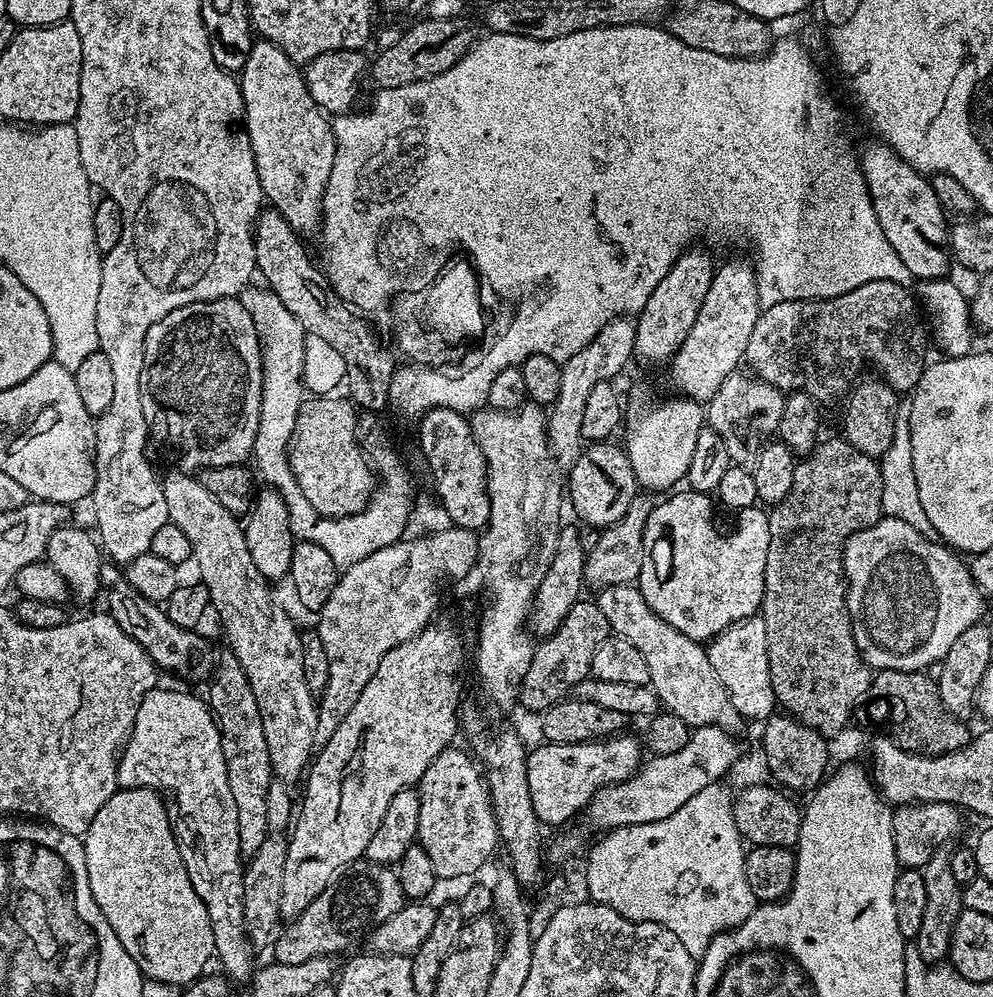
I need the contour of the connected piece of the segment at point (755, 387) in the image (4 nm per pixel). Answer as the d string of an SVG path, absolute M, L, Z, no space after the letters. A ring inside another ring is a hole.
M744 370L731 372L722 386L718 386L718 394L714 394L714 398L706 404L706 424L722 436L722 442L726 442L732 463L745 466L756 463L756 455L771 437L768 435L771 432L773 435L780 427L784 397L785 393L780 389L764 380L757 380Z

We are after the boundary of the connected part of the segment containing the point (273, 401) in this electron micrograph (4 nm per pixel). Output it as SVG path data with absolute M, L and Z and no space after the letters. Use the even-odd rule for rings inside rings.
M249 286L245 288L244 291L241 292L238 297L240 305L243 306L245 310L247 310L247 312L250 314L250 318L254 322L254 326L256 327L256 337L260 339L260 354L262 357L262 379L260 381L260 421L258 422L258 434L256 435L254 461L256 460L257 465L255 464L255 467L258 469L258 472L258 467L260 467L260 472L262 475L264 475L263 483L265 485L275 488L276 493L278 493L278 495L280 495L280 497L285 500L287 496L290 496L290 494L288 494L288 486L290 486L290 484L293 484L293 482L296 481L295 476L292 473L291 466L288 464L288 442L291 438L292 428L293 426L295 426L297 405L300 404L302 400L301 395L298 396L294 394L294 378L297 379L298 376L298 352L297 349L296 352L294 349L292 349L292 343L294 343L296 340L296 332L298 333L298 325L294 314L292 314L290 310L288 310L286 306L282 304L282 299L278 298L278 294L272 292L271 289L267 286L260 286L260 288L256 287L257 286Z

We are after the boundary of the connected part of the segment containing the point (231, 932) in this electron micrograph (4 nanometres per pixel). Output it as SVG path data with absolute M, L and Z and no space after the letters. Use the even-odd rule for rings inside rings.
M157 686L147 692L138 706L132 732L124 741L124 747L116 762L116 783L120 788L151 788L161 794L172 795L174 815L171 817L172 833L184 858L186 874L210 914L210 930L214 930L215 959L225 968L233 981L247 981L254 971L252 952L244 930L244 869L238 842L238 809L234 806L234 794L230 794L230 782L226 778L226 758L222 754L222 738L216 718L203 699L179 692L176 688Z

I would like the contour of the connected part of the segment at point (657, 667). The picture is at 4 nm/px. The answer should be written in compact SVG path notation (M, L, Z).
M635 583L606 586L595 595L594 602L602 614L606 614L609 629L630 642L630 646L638 646L638 654L646 658L646 667L650 669L648 684L656 691L656 696L667 711L678 714L678 718L685 720L693 729L706 724L724 726L729 723L728 719L733 719L730 698L718 674L714 674L708 649L701 641L686 638L686 634L674 630L670 622L658 618Z

